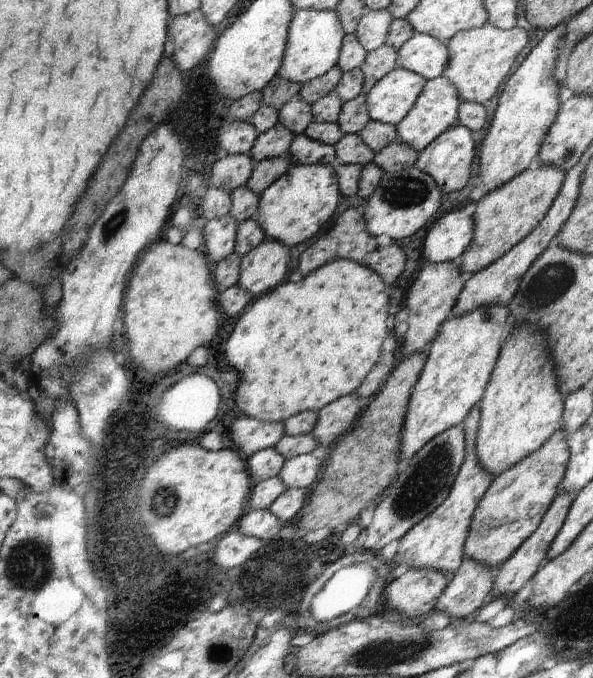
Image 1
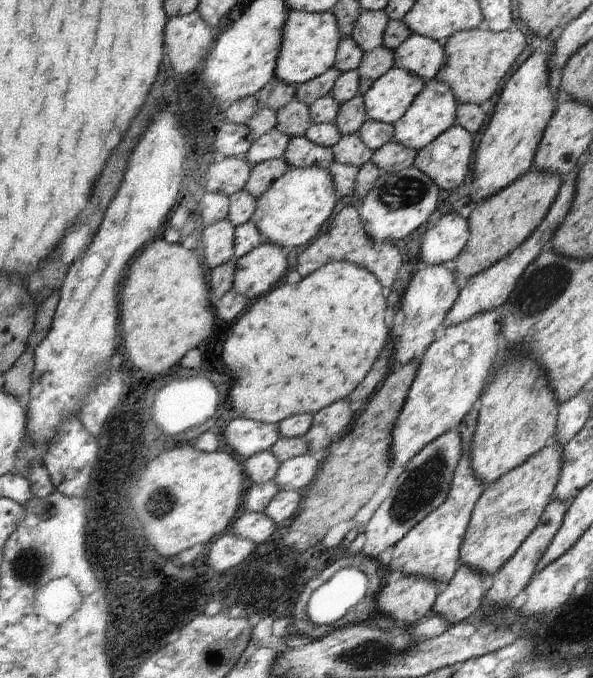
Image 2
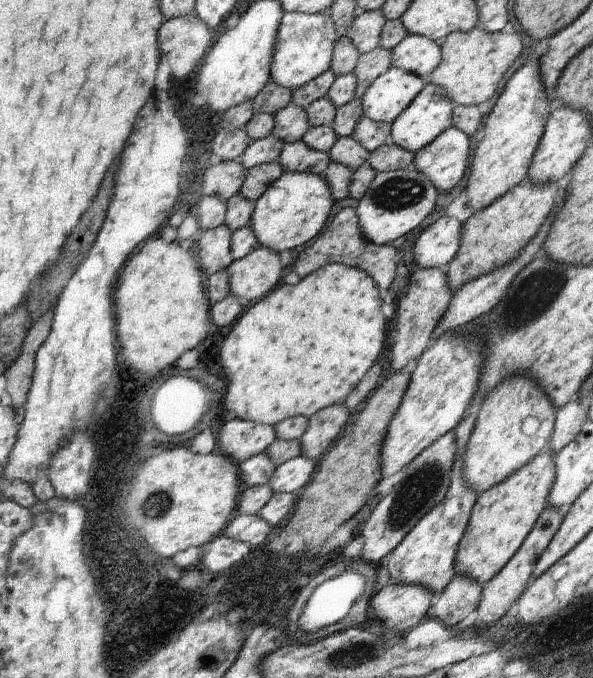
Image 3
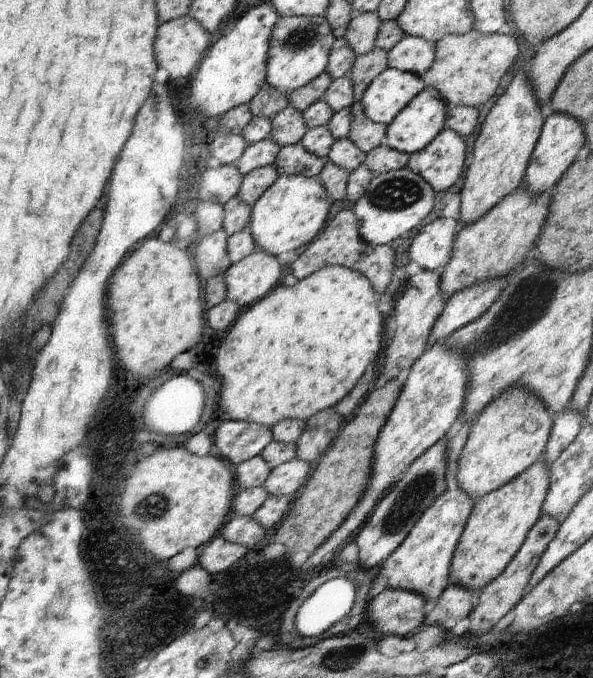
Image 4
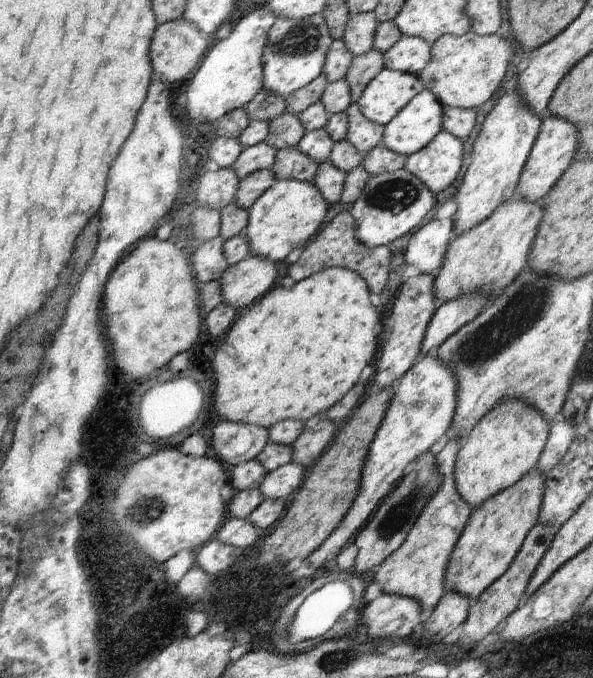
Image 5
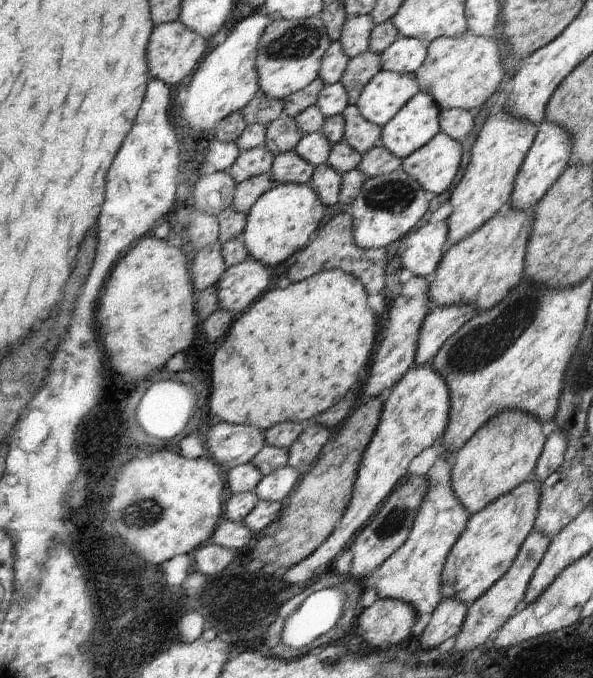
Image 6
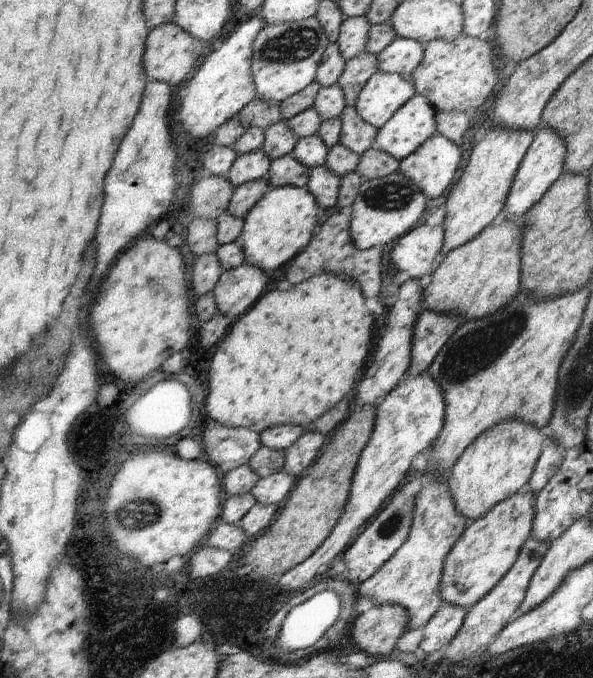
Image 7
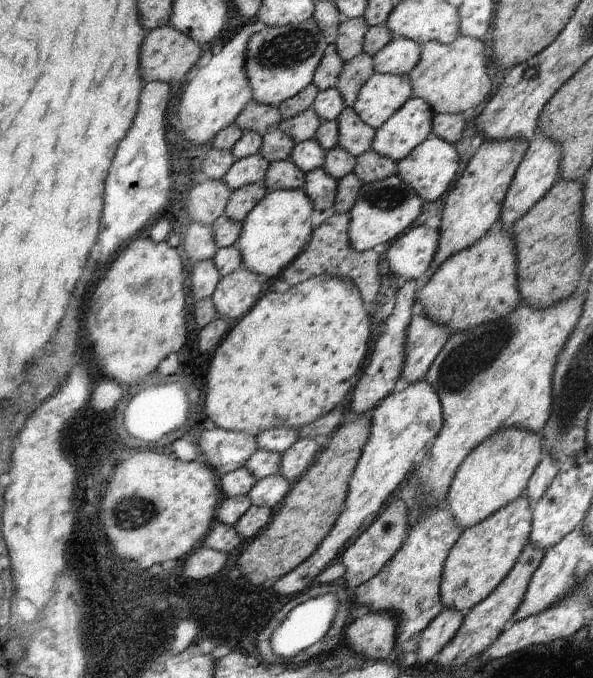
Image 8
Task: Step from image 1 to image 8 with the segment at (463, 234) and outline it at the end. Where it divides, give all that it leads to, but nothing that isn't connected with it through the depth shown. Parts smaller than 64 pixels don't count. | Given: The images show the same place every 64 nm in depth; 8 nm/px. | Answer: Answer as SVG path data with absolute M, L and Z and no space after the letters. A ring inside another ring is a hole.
M425 225L412 226L388 248L388 270L407 281L415 281L424 276L431 267L438 239L437 229L429 229Z

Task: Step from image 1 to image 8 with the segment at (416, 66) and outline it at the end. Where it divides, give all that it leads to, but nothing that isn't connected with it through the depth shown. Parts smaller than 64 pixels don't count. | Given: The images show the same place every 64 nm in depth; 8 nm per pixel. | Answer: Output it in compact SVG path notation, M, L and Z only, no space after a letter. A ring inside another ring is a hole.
M393 38L373 56L376 73L408 75L421 55L421 44L405 38Z

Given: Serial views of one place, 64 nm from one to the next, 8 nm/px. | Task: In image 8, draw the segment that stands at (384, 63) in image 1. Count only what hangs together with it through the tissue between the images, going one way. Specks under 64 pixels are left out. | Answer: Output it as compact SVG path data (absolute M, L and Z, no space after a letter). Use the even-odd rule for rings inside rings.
M364 52L344 63L335 87L341 92L346 107L353 108L359 90L375 72L373 68L373 56Z

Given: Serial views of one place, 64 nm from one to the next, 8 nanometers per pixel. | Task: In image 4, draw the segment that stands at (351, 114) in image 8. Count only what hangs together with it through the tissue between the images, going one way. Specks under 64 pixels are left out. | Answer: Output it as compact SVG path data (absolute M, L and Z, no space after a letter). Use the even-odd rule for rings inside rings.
M354 101L350 108L353 121L348 138L365 153L369 153L377 146L384 144L387 125L372 122L372 119L364 114L360 101Z

